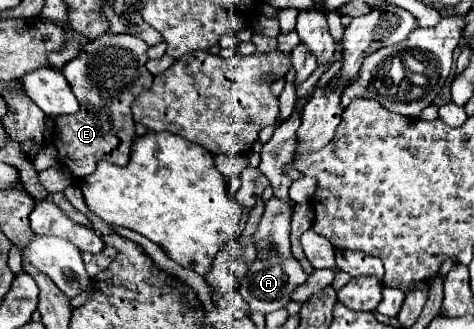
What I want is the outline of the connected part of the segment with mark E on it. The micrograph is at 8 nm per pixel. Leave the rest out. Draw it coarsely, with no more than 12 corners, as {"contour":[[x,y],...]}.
{"contour":[[97,36],[61,72],[79,112],[53,136],[75,178],[127,166],[149,46]]}

